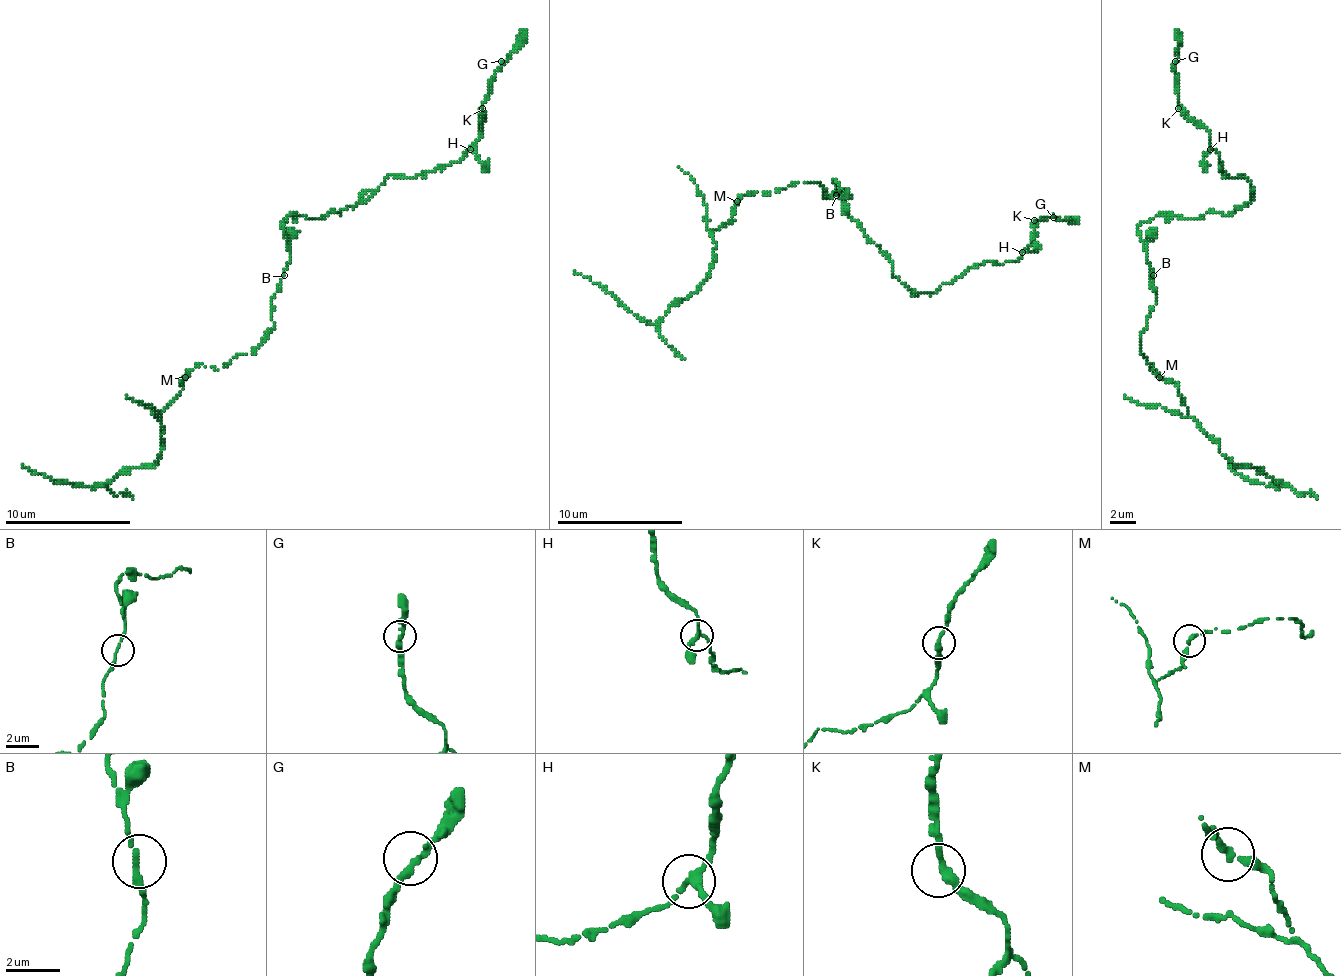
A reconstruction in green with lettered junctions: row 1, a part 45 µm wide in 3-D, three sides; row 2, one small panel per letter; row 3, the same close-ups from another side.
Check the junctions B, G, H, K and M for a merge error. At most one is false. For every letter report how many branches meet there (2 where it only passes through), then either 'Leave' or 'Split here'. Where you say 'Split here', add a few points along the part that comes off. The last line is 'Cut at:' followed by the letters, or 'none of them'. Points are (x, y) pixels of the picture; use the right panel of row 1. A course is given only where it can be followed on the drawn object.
B: Branches: 2. Leave
G: Branches: 2. Leave
H: Branches: 3. Leave
K: Branches: 2. Leave
M: Branches: 2. Leave
Cut at: none of them

